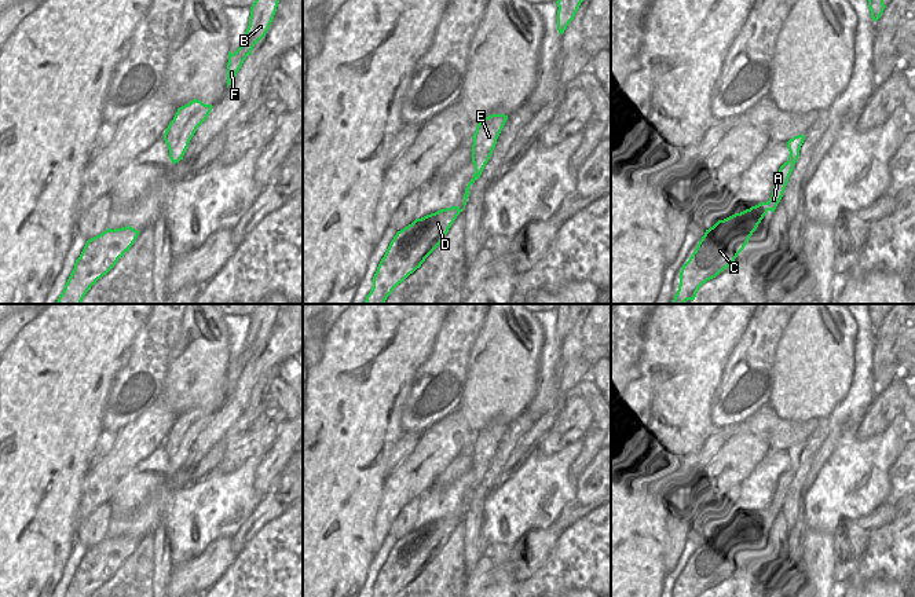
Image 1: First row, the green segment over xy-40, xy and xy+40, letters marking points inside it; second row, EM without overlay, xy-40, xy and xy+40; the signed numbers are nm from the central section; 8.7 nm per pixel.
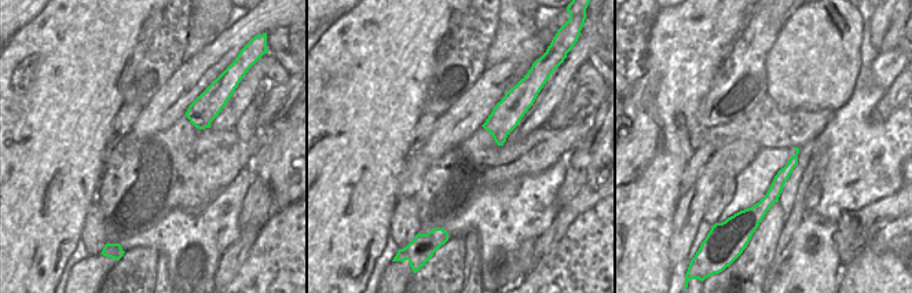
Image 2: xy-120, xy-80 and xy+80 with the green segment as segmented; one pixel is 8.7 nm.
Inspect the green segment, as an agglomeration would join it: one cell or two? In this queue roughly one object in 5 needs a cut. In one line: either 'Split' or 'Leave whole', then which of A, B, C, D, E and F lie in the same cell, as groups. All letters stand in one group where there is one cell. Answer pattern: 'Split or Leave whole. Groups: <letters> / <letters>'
Leave whole. Groups: A B C D E F

